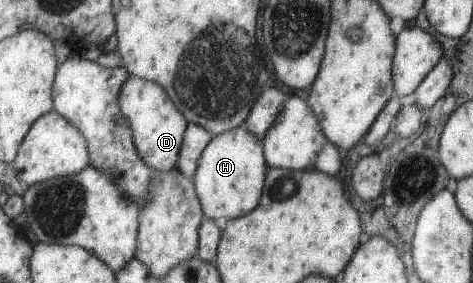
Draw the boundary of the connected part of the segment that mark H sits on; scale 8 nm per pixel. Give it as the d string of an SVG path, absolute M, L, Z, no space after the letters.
M243 125L212 136L191 177L204 217L229 220L252 211L258 205L267 166L261 141Z

